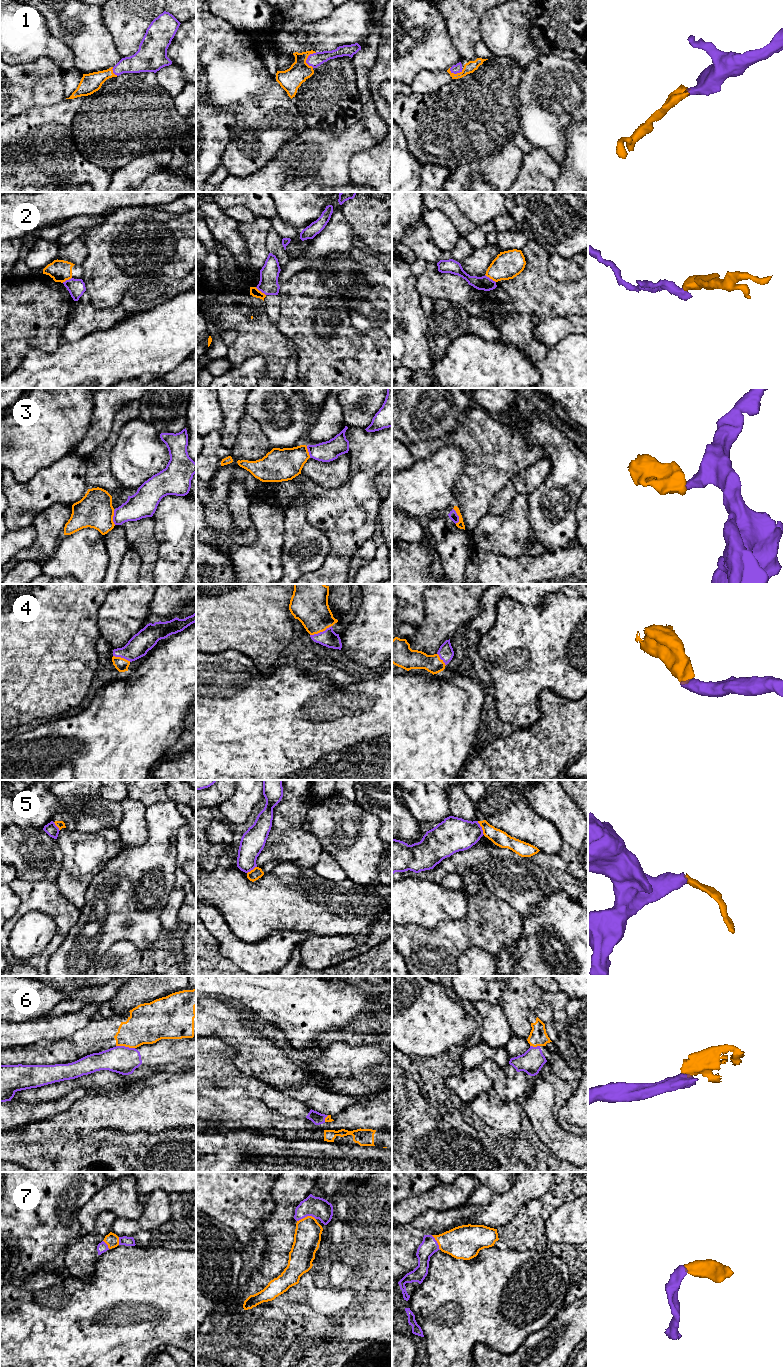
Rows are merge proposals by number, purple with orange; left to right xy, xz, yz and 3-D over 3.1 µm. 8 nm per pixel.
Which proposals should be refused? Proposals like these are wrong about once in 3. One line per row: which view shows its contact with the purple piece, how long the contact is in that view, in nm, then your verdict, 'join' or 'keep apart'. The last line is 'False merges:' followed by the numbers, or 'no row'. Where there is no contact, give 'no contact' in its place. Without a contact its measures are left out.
1: xz | 130 nm | join
2: yz | 110 nm | keep apart
3: yz | 130 nm | keep apart
4: xz | 190 nm | join
5: yz | 130 nm | keep apart
6: xy | 150 nm | keep apart
7: xz | 150 nm | join
False merges: 2, 3, 5, 6

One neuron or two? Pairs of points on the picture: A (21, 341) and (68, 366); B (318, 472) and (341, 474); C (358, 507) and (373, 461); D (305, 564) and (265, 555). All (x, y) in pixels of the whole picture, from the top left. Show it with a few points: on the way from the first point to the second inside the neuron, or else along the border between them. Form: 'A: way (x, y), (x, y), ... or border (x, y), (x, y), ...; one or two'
A: border (58, 346), (52, 352), (30, 348), (19, 365); two
B: way (324, 473), (335, 474); one
C: way (358, 496), (363, 472); one
D: border (285, 536), (282, 548), (282, 573); two

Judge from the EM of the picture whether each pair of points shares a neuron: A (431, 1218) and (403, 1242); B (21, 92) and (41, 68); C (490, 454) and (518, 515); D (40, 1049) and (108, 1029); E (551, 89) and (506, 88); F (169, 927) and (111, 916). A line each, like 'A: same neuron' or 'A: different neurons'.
A: same neuron
B: same neuron
C: different neurons
D: same neuron
E: different neurons
F: different neurons

